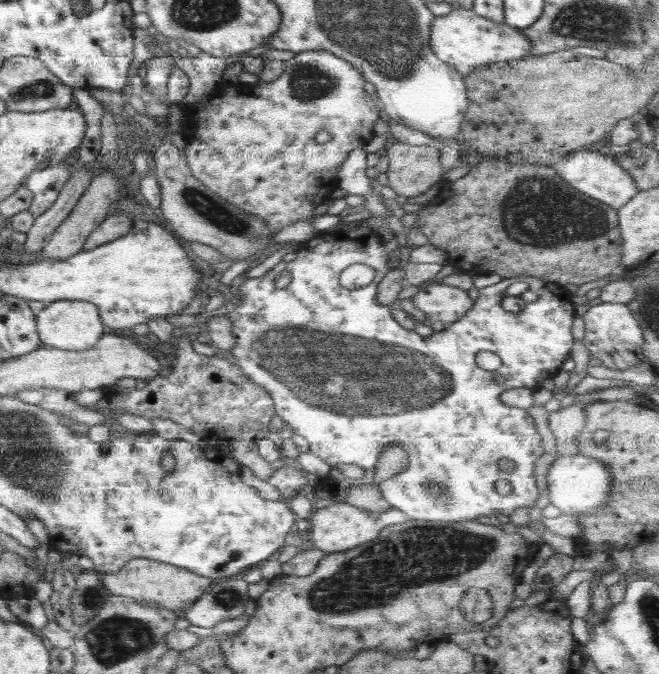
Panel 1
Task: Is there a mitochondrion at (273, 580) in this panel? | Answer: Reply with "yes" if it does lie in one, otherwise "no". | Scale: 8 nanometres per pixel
no

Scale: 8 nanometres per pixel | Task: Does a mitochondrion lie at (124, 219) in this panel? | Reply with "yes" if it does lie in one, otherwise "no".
no

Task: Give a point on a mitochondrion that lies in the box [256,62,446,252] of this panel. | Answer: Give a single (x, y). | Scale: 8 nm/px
(307, 83)

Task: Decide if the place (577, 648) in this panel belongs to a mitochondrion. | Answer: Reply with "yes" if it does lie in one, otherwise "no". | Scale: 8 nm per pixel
no

